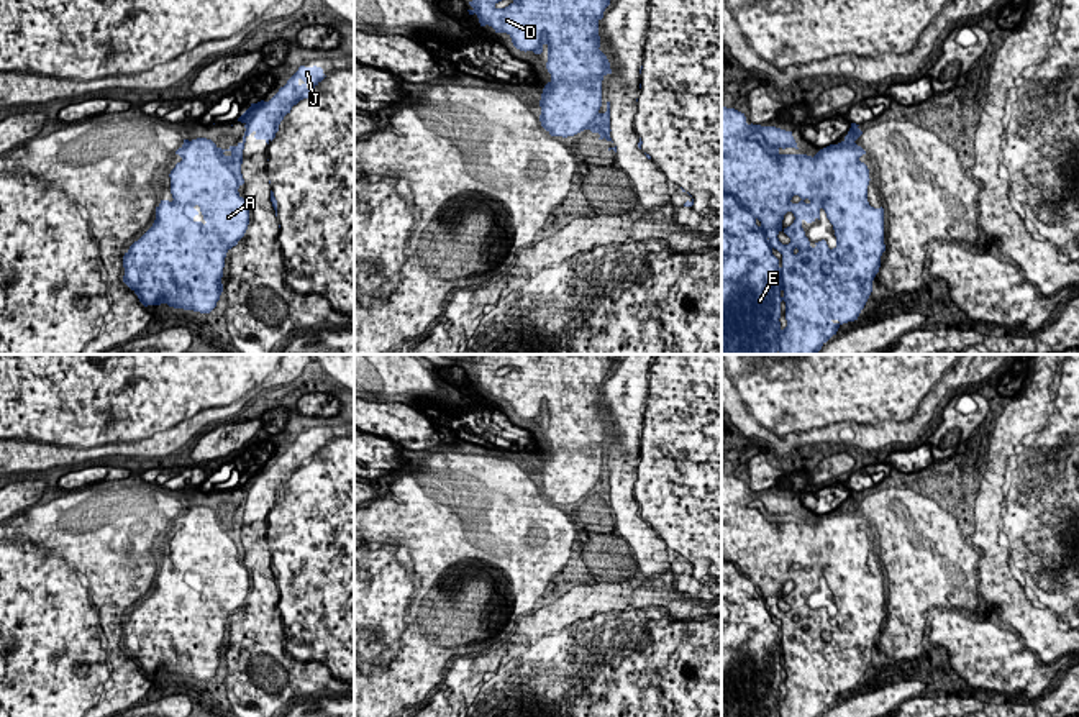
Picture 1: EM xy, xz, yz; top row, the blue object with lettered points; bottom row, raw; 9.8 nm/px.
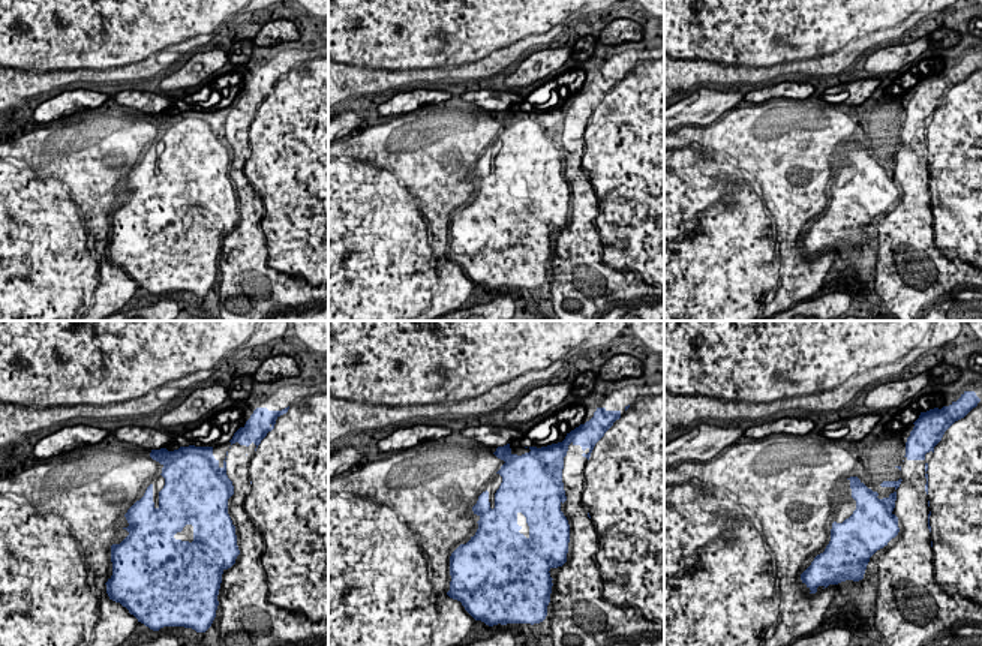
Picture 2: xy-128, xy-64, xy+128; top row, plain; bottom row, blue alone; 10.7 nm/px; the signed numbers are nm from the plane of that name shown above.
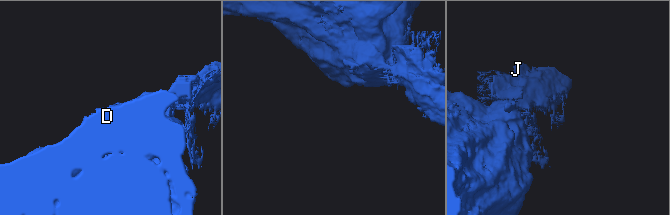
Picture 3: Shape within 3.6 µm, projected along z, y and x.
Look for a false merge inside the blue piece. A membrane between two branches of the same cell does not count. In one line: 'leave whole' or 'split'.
split

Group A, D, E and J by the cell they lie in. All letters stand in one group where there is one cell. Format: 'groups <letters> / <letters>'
groups A D E / J

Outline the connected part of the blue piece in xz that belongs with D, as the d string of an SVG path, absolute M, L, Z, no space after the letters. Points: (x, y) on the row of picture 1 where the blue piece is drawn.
M472 0L469 15L477 15L480 26L492 26L495 33L507 33L512 43L520 51L543 53L543 46L548 46L546 69L551 74L551 80L544 85L540 107L543 128L554 136L574 136L580 133L599 113L602 107L602 80L607 74L612 74L607 56L599 49L599 21L603 18L605 8L610 0L513 0L505 8L495 5L502 0Z

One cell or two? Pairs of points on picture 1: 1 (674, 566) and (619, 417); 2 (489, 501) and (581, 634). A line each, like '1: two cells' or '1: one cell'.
1: one cell
2: two cells

